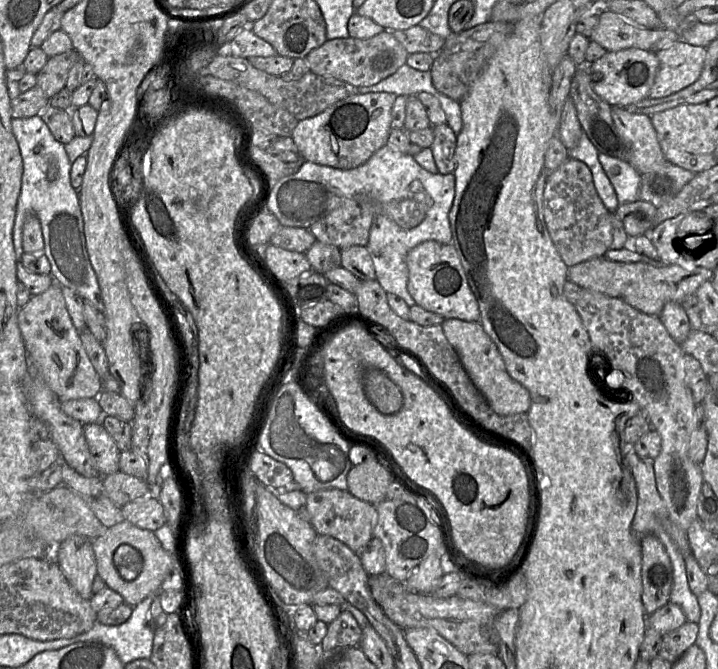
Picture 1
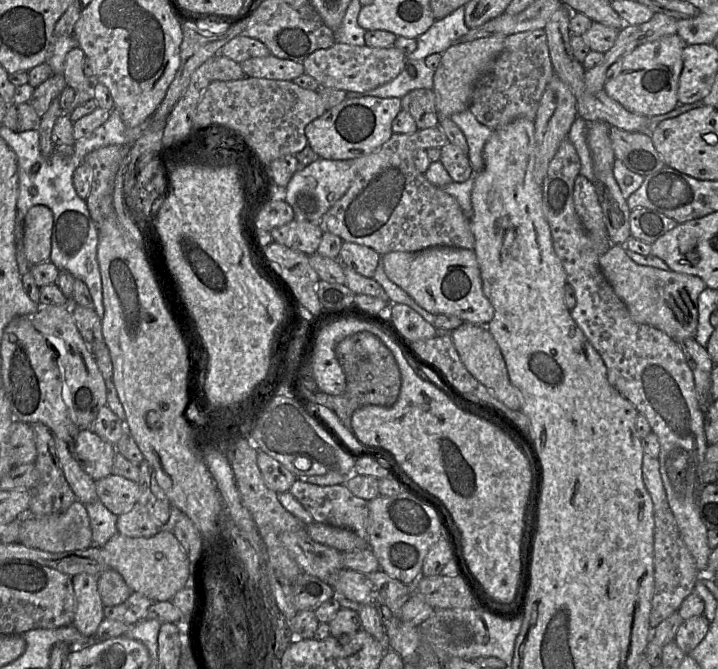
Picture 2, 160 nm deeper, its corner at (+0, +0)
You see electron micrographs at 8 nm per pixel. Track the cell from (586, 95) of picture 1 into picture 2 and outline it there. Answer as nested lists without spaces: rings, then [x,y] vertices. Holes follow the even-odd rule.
[[[610,126],[610,139],[616,159],[632,172],[646,176],[665,166],[651,137]]]

